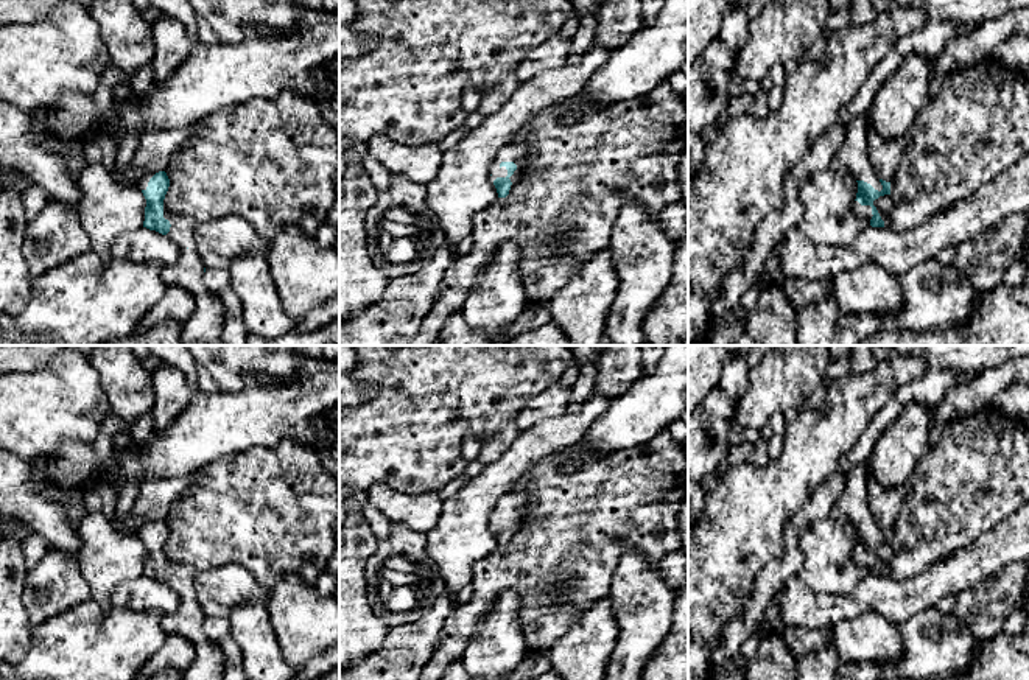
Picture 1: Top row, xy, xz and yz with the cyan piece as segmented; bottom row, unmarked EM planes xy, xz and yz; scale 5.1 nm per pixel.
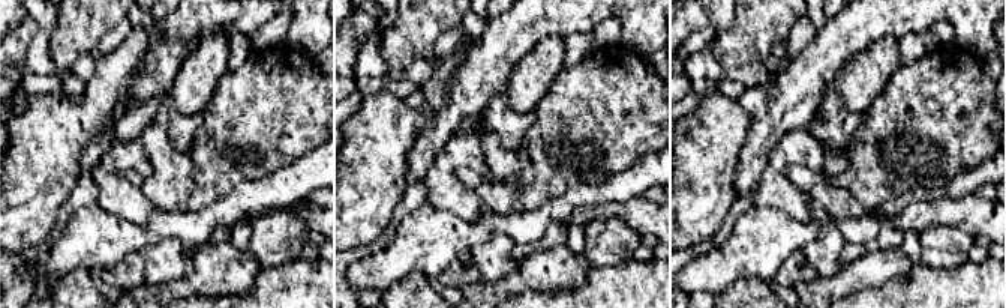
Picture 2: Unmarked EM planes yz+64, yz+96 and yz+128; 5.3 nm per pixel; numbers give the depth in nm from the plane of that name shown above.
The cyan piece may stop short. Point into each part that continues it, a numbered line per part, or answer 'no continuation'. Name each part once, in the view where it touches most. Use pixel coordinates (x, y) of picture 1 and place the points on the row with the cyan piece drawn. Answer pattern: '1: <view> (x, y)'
1: xz (512, 153)
2: yz (853, 153)

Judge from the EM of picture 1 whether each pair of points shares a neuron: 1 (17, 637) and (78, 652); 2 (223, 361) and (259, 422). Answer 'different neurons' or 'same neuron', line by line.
1: different neurons
2: different neurons

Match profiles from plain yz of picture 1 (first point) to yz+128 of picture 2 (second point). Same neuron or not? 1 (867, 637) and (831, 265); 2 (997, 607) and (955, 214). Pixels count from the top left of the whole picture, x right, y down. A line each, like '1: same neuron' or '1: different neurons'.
1: same neuron
2: different neurons

